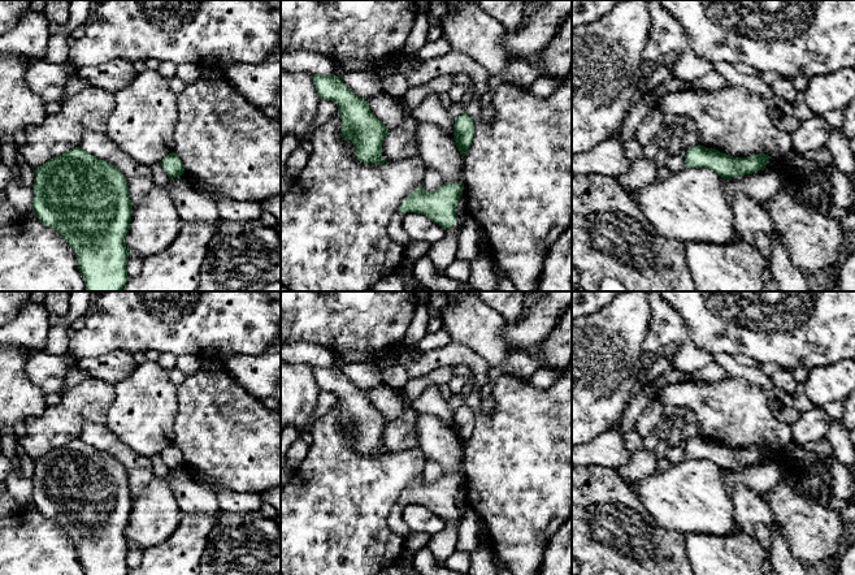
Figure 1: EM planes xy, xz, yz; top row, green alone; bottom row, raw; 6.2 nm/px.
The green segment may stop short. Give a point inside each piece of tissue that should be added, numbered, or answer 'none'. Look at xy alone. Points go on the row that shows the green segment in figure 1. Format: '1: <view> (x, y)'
none

